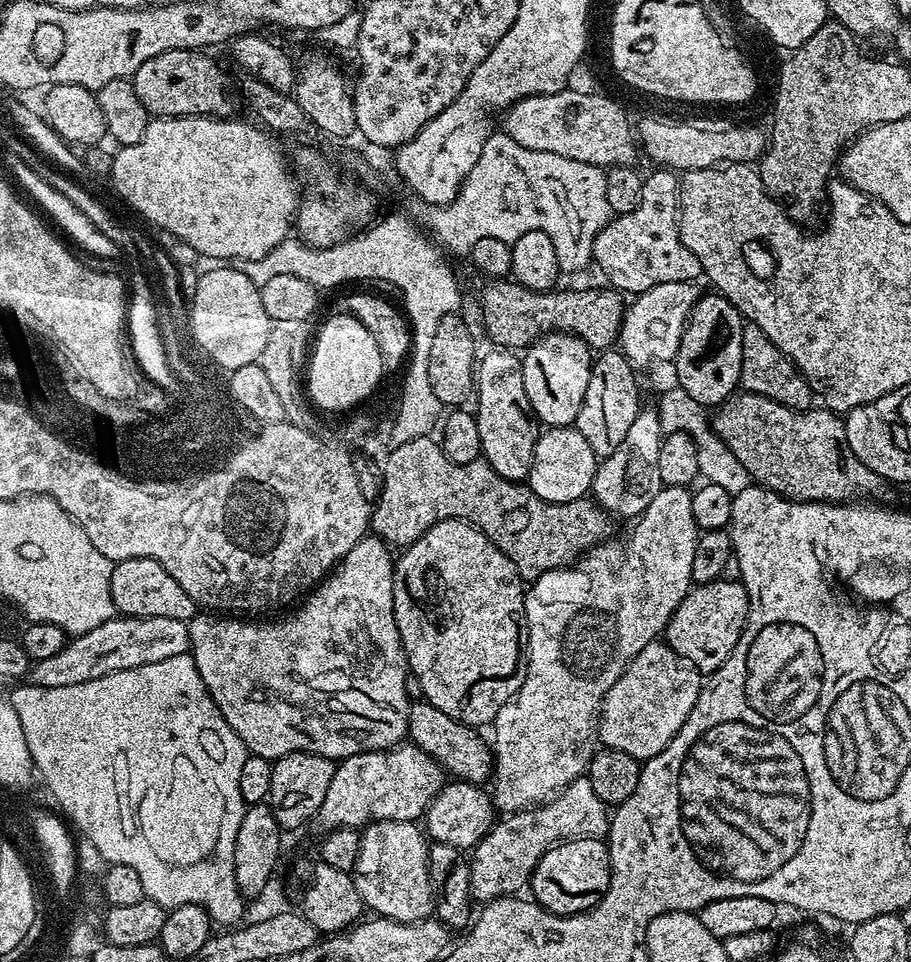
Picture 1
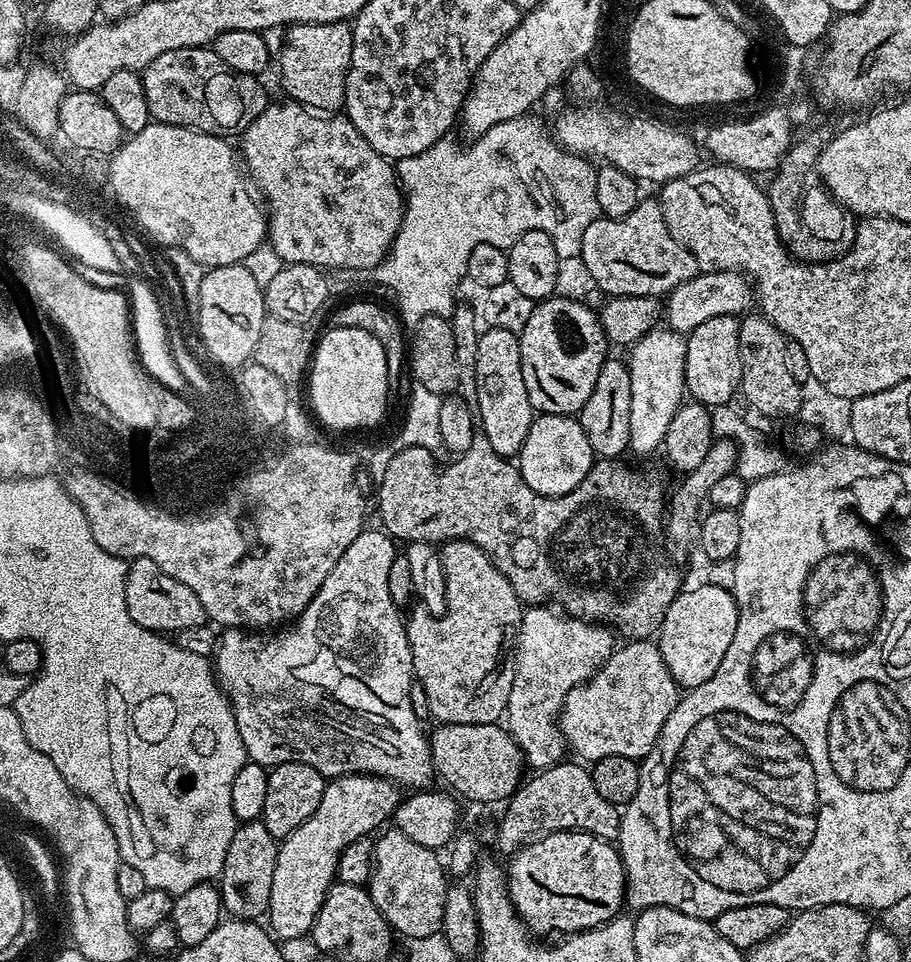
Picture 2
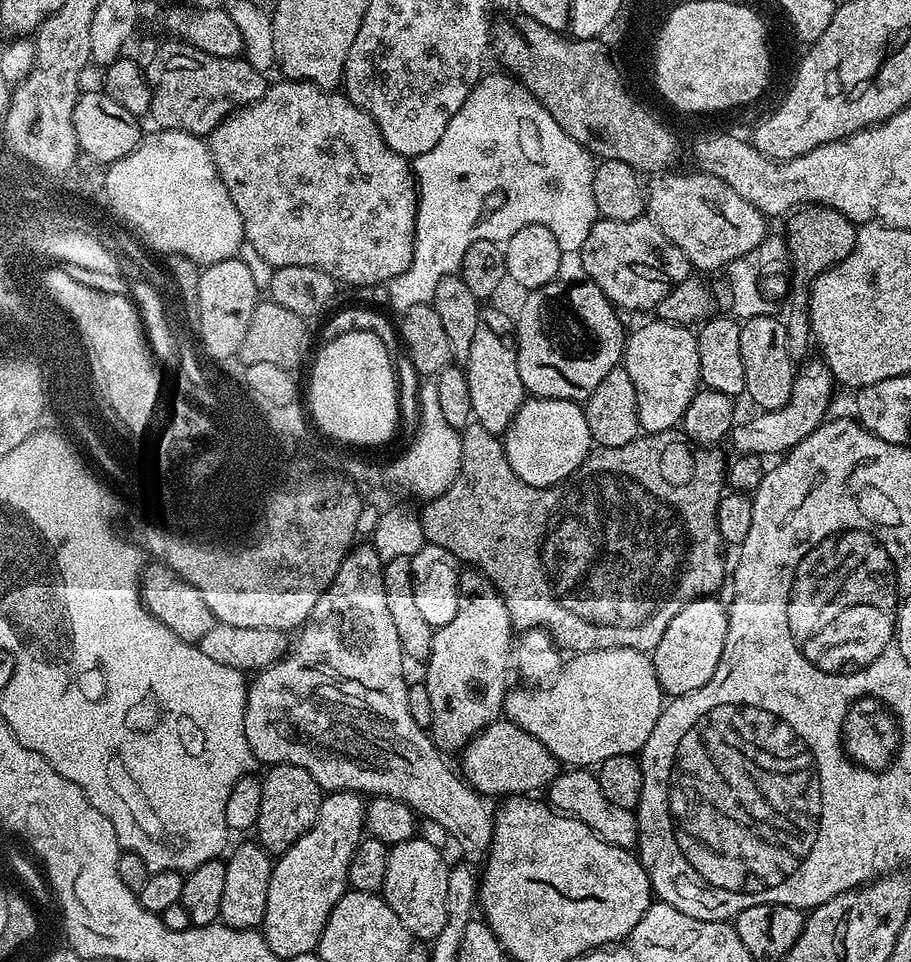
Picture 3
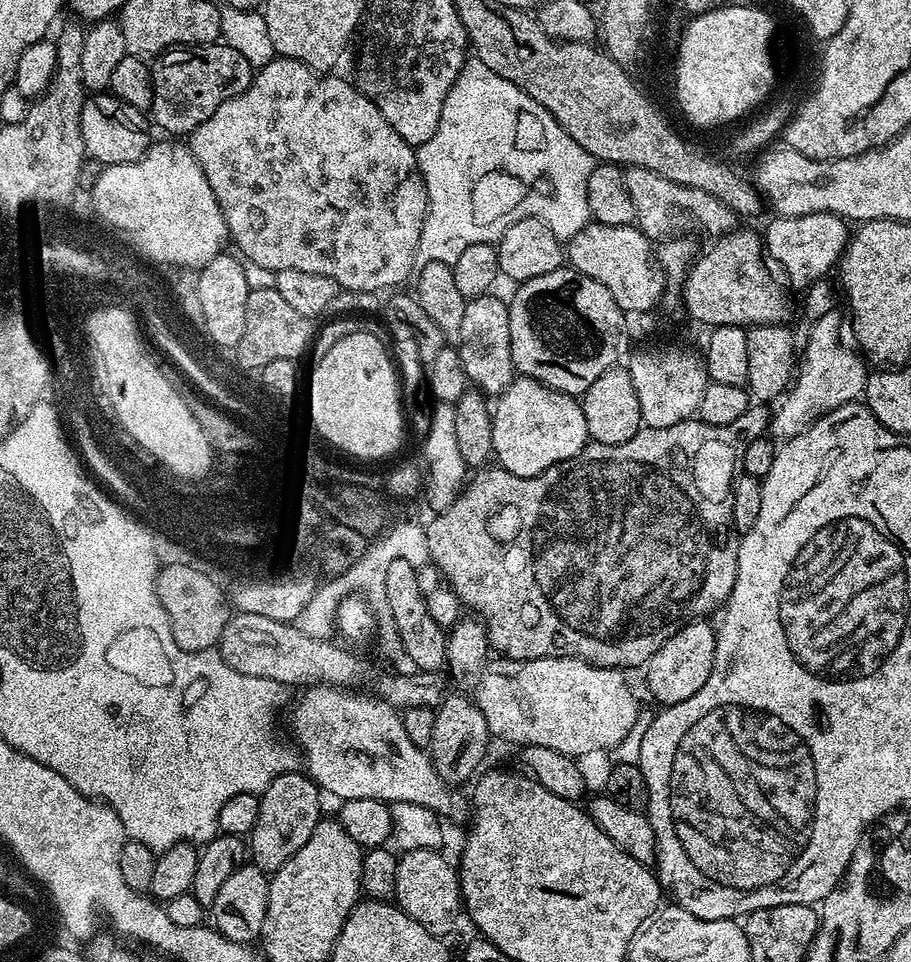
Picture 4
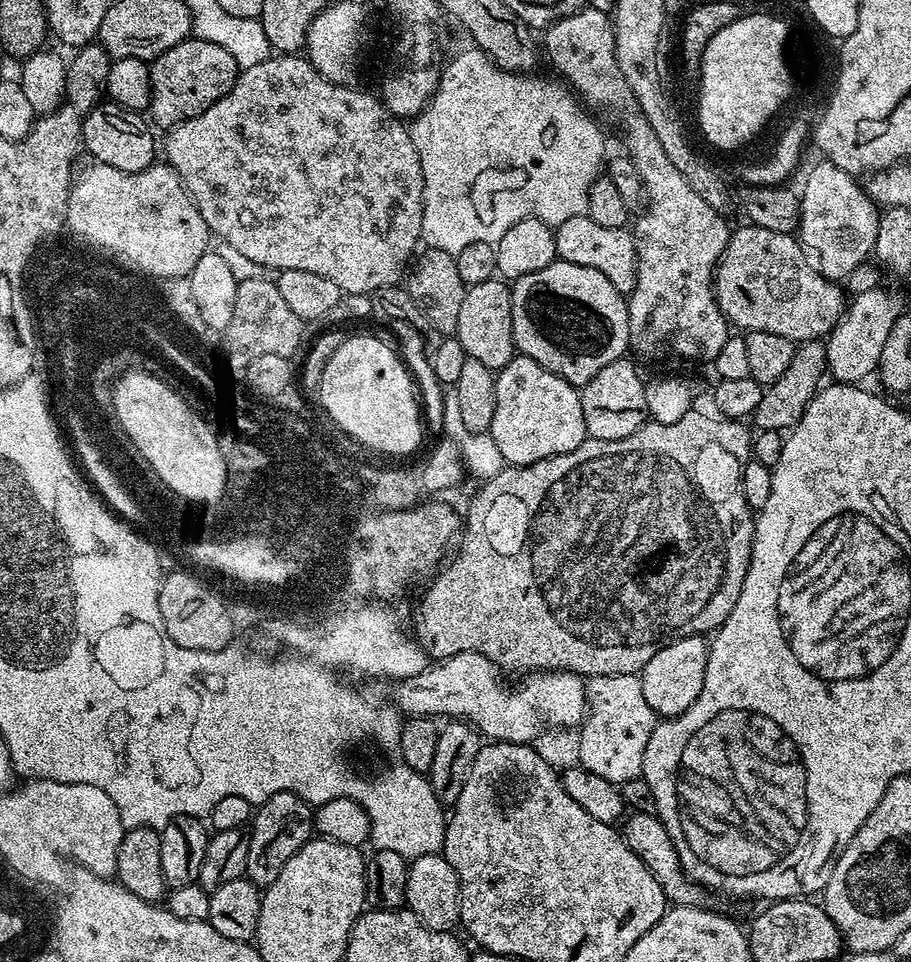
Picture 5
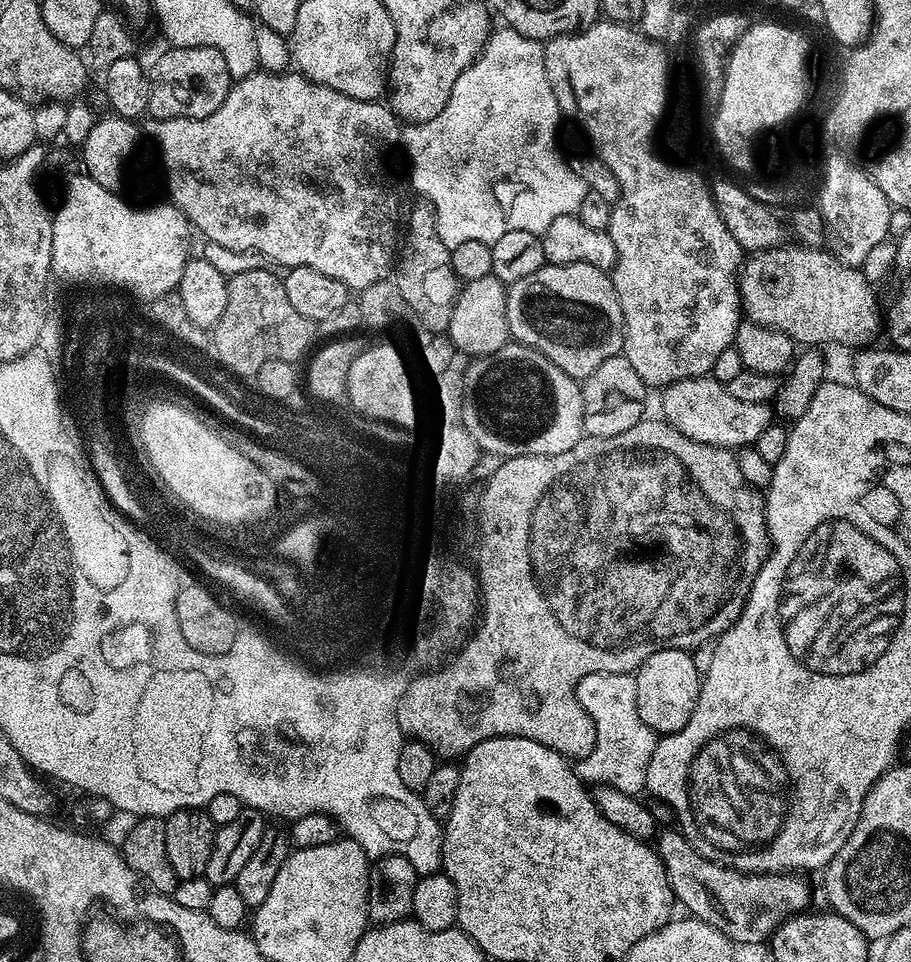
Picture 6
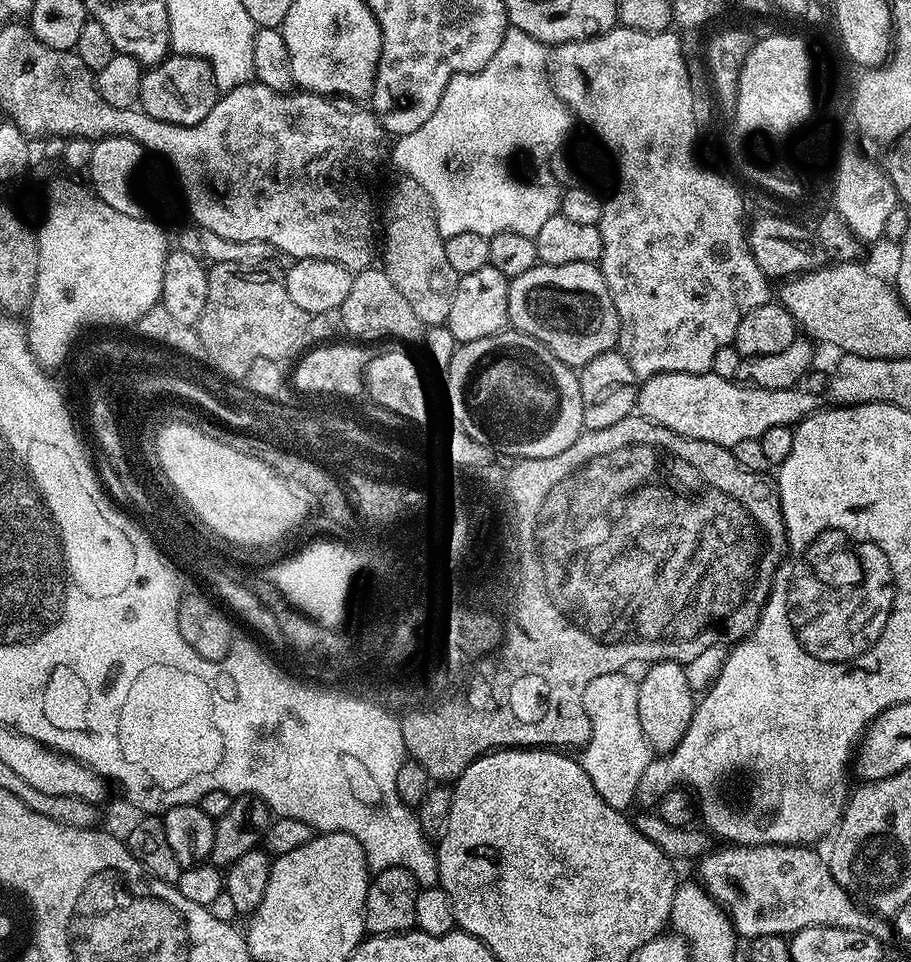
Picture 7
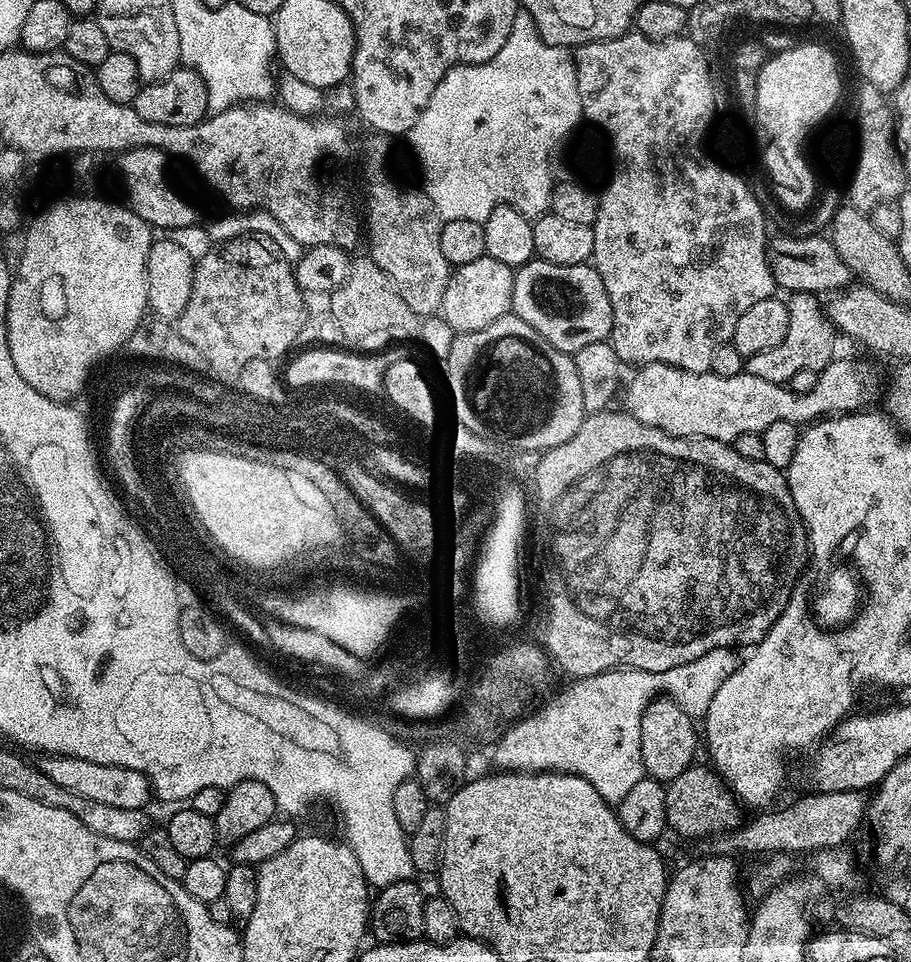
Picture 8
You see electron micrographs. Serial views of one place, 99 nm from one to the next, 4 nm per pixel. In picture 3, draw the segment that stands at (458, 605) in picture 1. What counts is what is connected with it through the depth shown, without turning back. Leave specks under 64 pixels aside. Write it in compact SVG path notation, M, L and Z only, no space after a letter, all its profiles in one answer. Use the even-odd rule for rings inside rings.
M464 570L459 573L460 582L460 605L458 606L458 614L446 626L435 629L432 633L432 652L429 654L424 676L422 676L422 683L426 686L426 694L430 694L430 710L432 711L432 727L430 735L432 741L435 742L436 747L440 749L441 753L449 754L448 752L459 753L472 741L480 731L486 726L490 726L494 721L501 719L504 711L504 697L509 691L510 683L508 684L508 664L510 668L510 657L514 652L514 629L512 627L512 619L510 618L510 610L506 610L506 602L502 599L499 592L492 587L492 584L486 577L481 576L479 571Z

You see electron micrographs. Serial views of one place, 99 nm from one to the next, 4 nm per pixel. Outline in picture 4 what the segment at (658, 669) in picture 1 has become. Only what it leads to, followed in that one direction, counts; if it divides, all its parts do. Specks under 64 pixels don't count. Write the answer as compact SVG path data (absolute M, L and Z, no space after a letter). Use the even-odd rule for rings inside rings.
M543 656L537 660L500 658L497 661L497 664L487 665L474 693L489 733L495 739L497 736L519 746L546 746L550 750L558 750L558 754L581 758L591 752L604 752L607 748L608 751L614 750L622 738L630 734L634 722L641 719L640 704L621 669L599 668L576 656Z

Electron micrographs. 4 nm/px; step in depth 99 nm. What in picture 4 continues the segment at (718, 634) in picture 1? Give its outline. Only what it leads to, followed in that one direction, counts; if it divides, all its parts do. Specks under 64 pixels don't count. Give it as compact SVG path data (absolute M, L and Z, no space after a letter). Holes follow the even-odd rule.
M707 619L693 620L680 628L648 660L648 692L657 700L657 705L686 702L686 698L694 698L694 694L706 686L706 678L710 678L710 670L716 661L717 633L717 629L708 623Z

